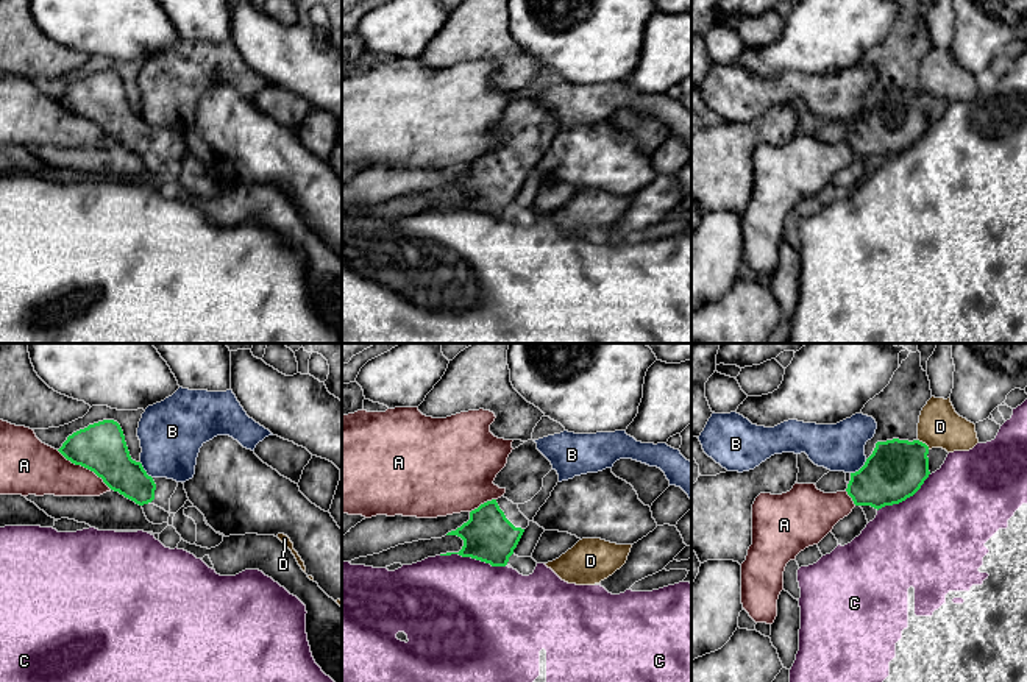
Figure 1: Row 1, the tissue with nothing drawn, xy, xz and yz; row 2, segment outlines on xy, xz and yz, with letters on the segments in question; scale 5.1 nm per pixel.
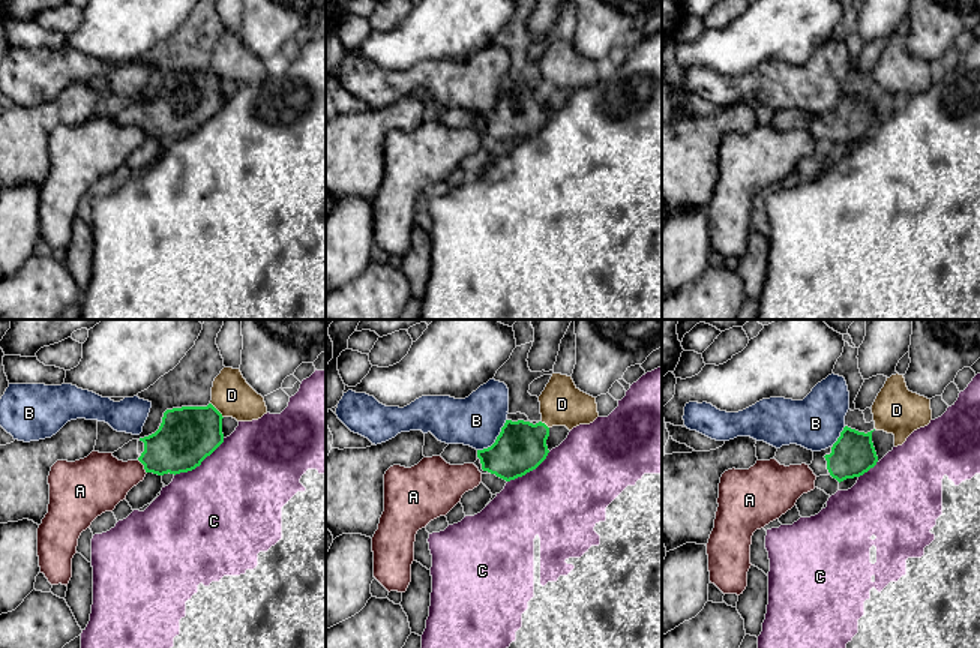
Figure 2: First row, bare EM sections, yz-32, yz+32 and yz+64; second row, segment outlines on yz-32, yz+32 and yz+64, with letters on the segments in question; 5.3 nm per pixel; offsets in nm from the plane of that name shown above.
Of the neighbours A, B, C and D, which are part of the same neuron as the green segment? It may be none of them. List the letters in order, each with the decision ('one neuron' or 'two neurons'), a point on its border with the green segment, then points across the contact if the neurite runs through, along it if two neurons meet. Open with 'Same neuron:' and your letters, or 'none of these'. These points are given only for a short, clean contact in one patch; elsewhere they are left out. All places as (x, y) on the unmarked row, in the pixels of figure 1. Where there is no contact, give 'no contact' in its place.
Same neuron: none of these
A: two neurons; contact xy (85, 117)
B: two neurons; contact yz (860, 119); border yz (867, 110), (851, 124)
C: two neurons; contact xz (473, 208)
D: two neurons; contact yz (924, 94)

